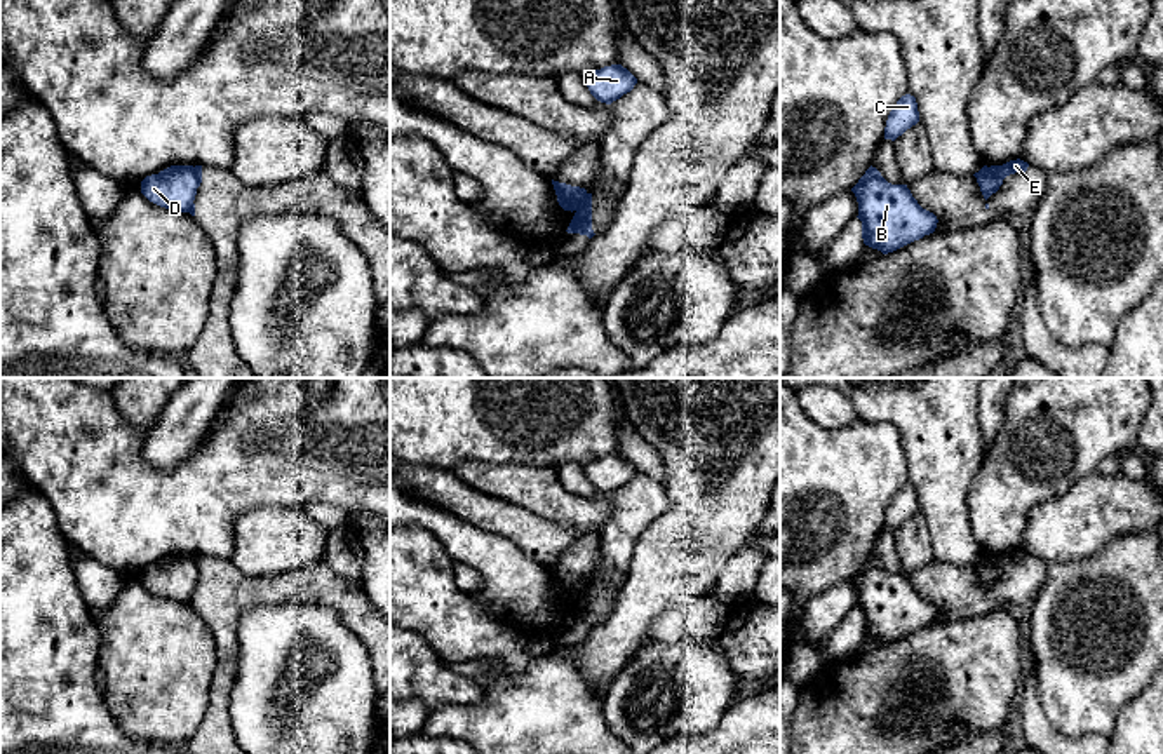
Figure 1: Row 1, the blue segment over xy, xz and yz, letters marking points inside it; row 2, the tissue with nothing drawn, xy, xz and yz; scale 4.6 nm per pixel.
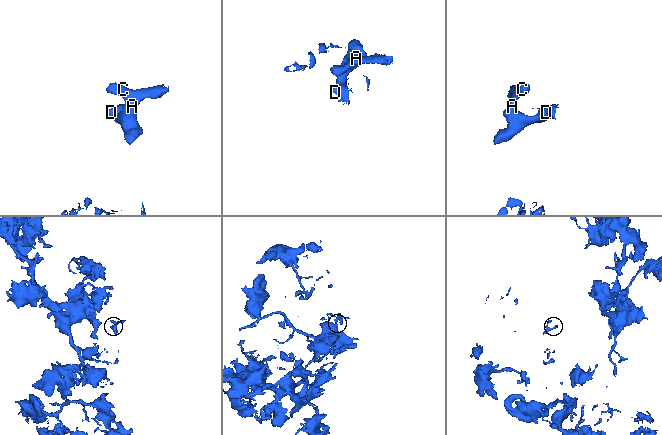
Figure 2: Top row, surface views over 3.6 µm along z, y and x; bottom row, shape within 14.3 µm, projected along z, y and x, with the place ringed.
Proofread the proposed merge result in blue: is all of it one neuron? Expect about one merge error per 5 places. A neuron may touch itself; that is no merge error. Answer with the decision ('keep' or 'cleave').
cleave

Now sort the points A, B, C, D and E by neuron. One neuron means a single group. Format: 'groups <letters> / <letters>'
groups A B C D / E

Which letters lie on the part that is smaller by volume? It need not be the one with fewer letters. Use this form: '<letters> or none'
A, B, C, D

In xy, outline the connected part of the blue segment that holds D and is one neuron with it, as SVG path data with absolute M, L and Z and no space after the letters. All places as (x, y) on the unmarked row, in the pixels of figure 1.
M171 555L141 571L141 583L174 603L190 603L198 578L193 555Z

